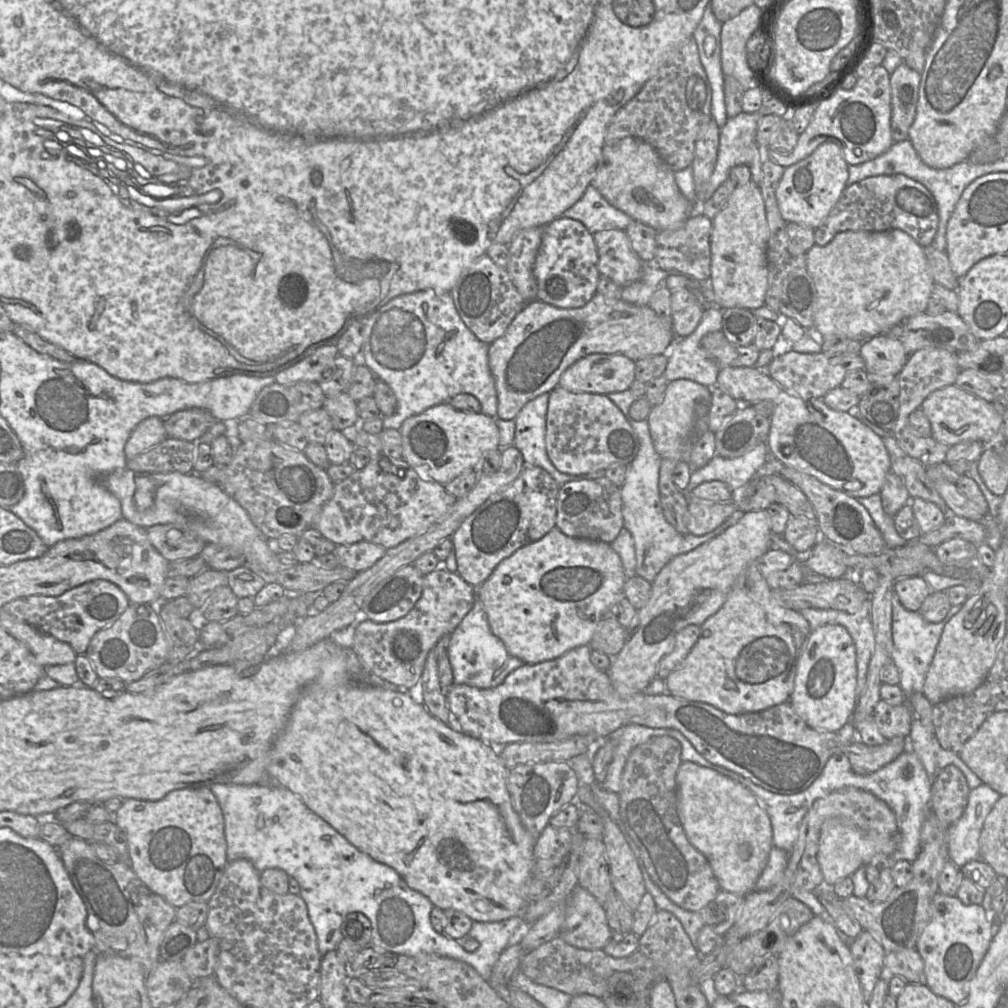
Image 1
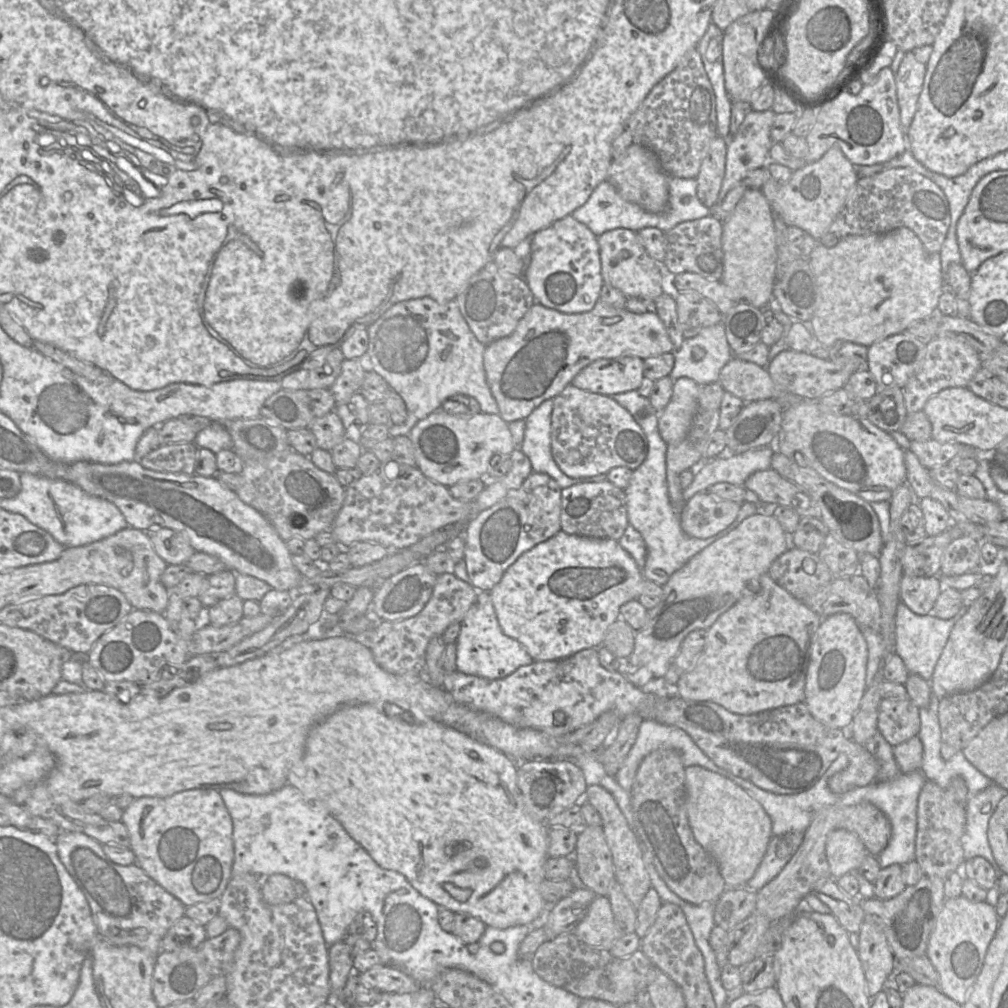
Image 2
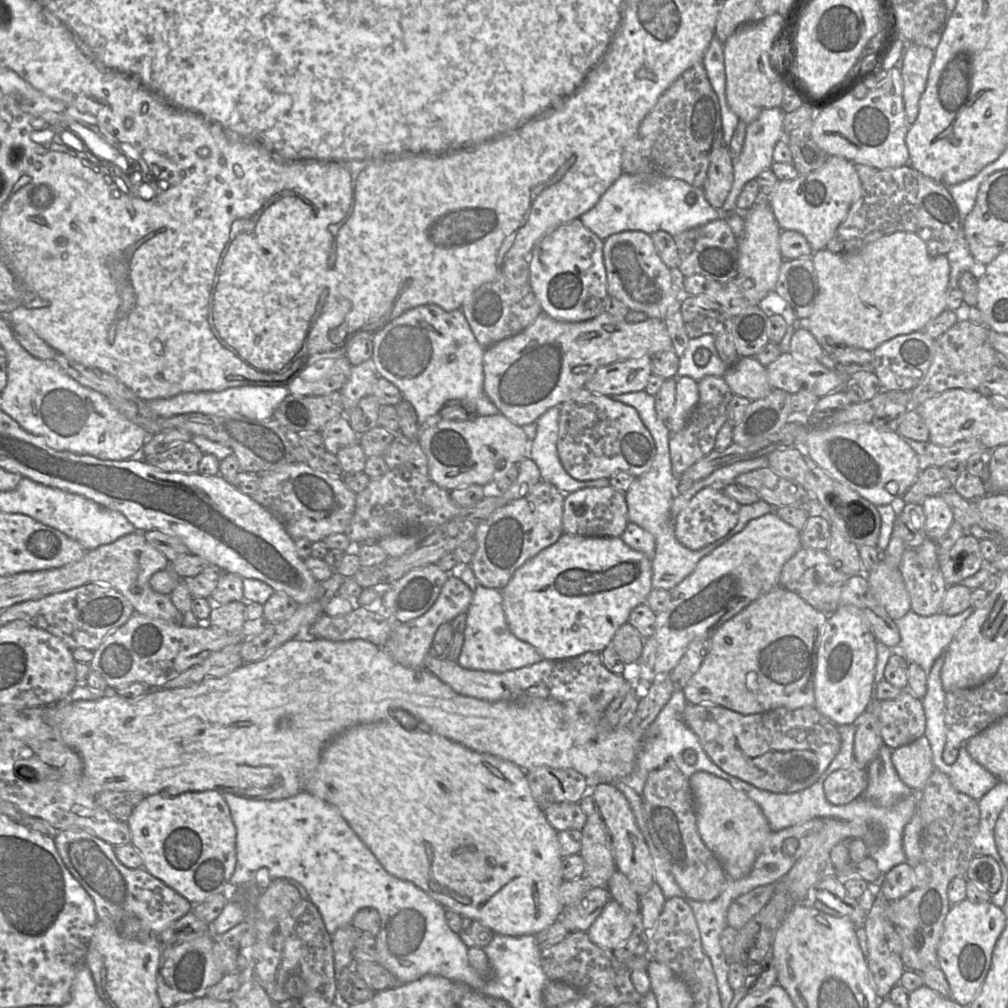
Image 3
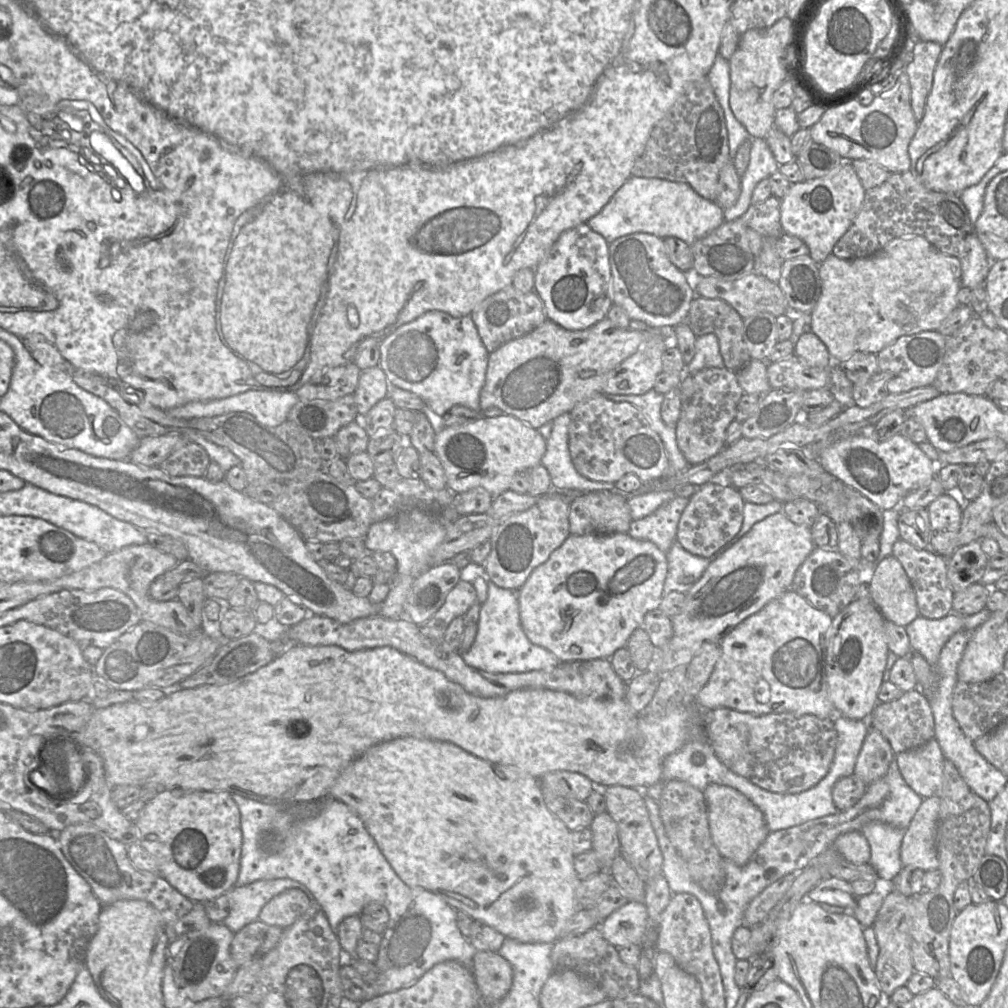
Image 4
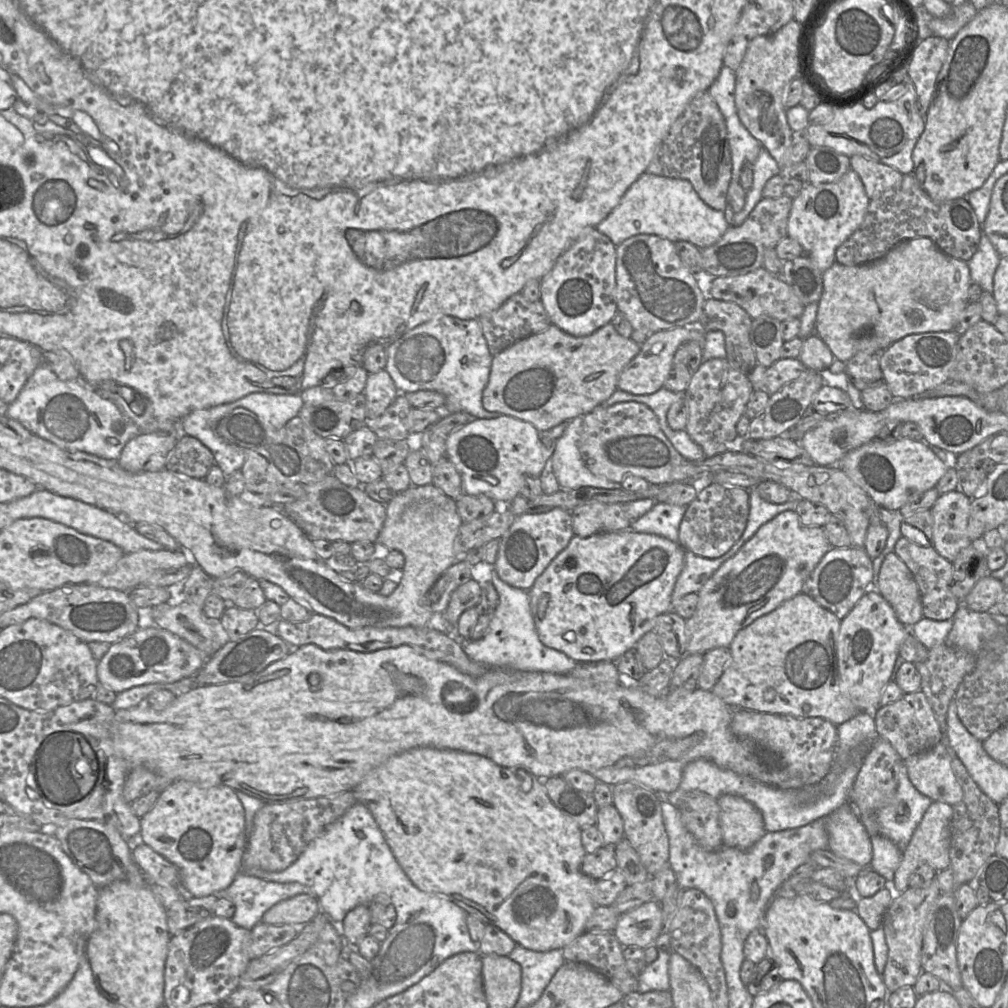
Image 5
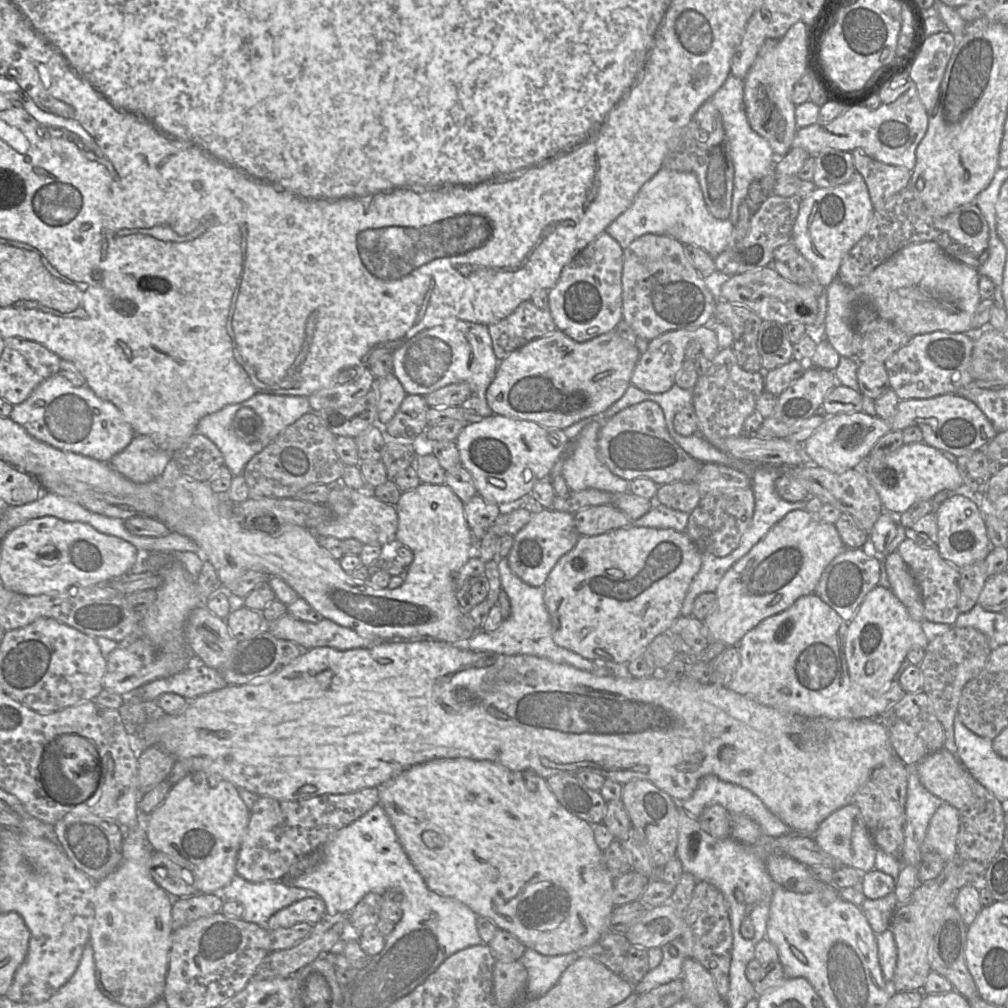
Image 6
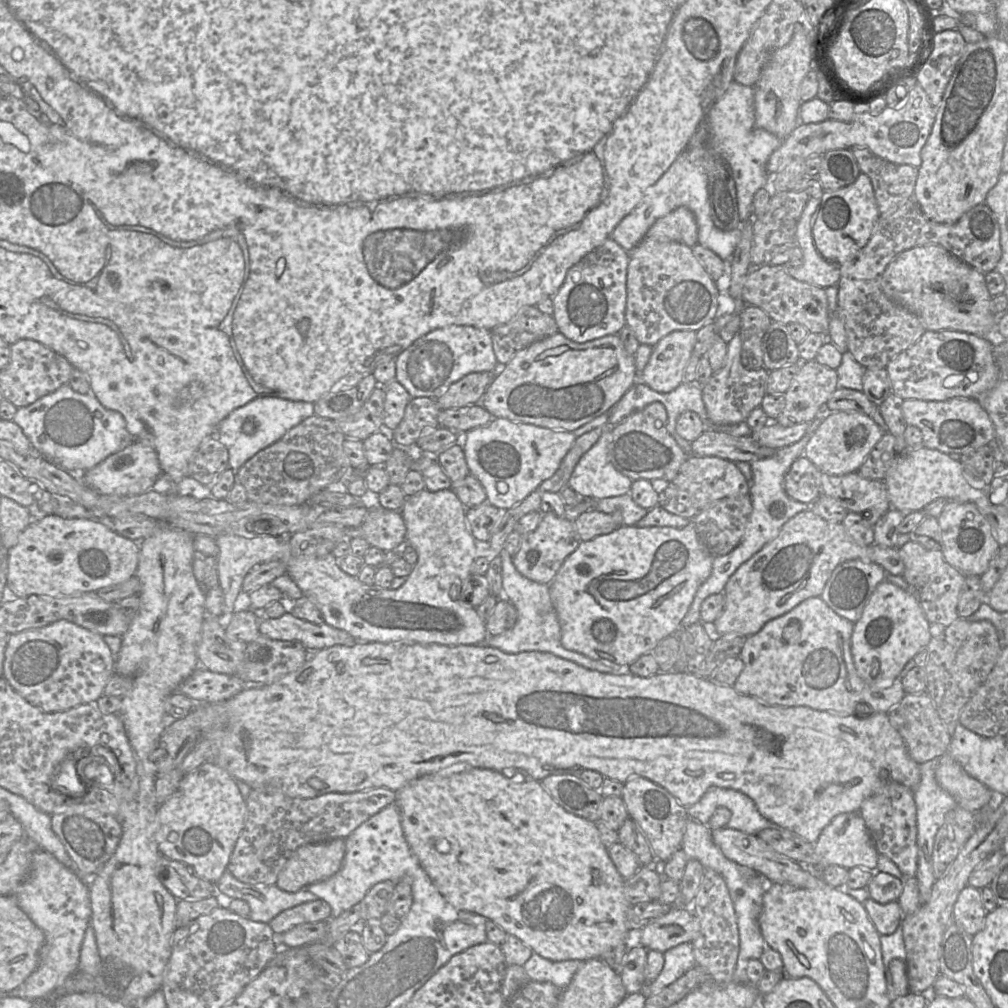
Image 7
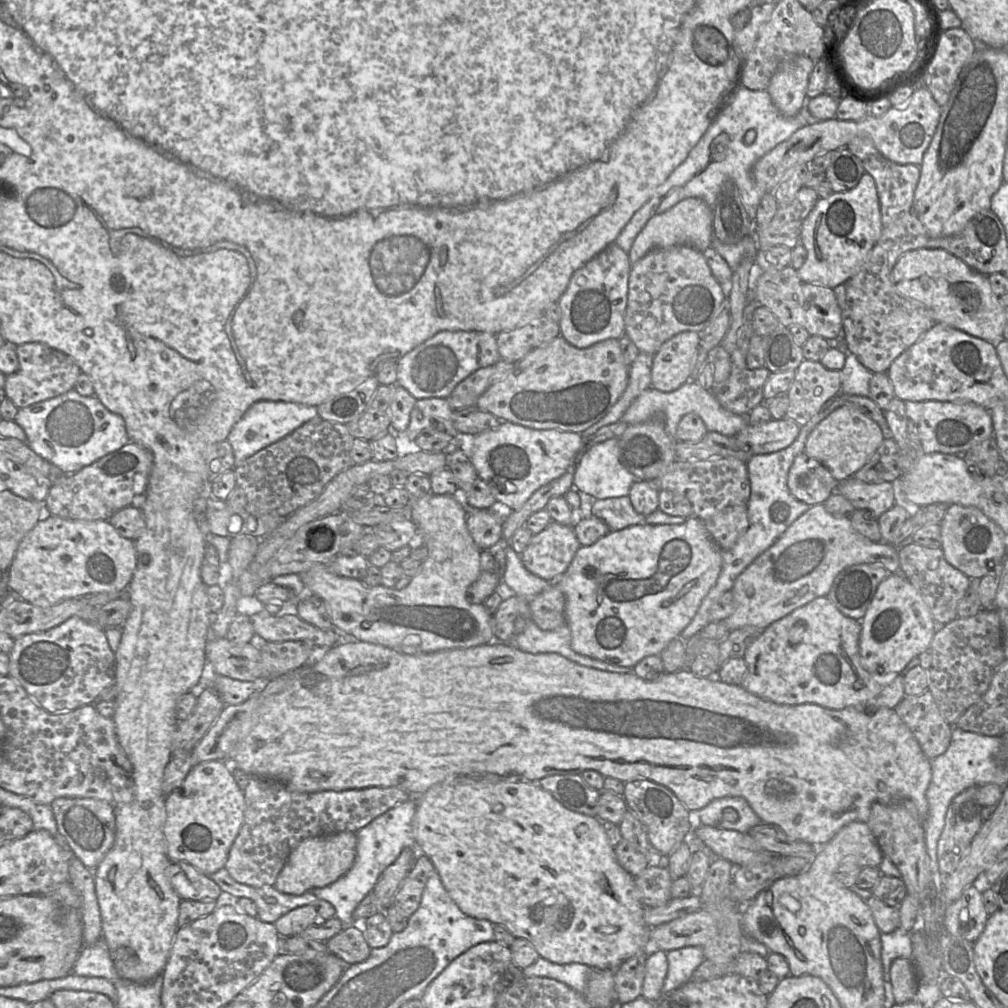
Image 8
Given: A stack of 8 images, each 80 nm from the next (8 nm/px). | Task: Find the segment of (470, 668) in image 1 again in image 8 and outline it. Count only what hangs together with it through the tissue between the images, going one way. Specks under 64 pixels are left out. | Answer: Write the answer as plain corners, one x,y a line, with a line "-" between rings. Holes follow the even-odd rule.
511,545
506,548
506,569
502,582
513,590
515,595
525,598
537,595
550,584
527,570
520,554
-
531,619
526,621
525,630
515,635
509,642
524,652
555,652
582,666
613,673
632,673
631,667
614,665
575,652
571,648
571,630
567,624
554,630
542,630

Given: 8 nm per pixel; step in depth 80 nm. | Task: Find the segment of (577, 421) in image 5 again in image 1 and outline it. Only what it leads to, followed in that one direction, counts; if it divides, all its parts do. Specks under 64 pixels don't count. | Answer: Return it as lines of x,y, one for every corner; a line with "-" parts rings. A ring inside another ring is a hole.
543,393
529,401
514,419
516,426
514,446
522,453
526,465
546,470
559,487
567,482
605,477
603,470
580,475
564,474
552,464
546,450
549,397
550,393

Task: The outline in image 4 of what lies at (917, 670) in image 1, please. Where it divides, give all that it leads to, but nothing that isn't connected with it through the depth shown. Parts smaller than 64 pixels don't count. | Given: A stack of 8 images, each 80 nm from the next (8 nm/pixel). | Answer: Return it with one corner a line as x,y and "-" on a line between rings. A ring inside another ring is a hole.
987,608
972,615
951,612
948,615
929,619
919,615
905,626
912,652
919,652
930,665
935,665
946,642
958,631
974,631
986,622
991,611

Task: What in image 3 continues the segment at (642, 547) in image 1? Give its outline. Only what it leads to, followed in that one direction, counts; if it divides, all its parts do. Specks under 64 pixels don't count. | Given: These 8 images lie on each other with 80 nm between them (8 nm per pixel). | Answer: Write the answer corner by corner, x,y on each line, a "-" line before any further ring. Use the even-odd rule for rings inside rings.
645,391
630,392
610,397
615,401
634,407
655,442
656,455
652,467
641,476
635,478
624,494
628,506
628,521
648,531
655,538
655,555
652,559
652,586
653,588
670,590
691,574
704,556
739,533
750,520
772,512
774,507
763,500
759,500
752,504
743,504
740,506
736,526
724,537
696,551
683,546
676,538
674,520
671,517
671,506
677,494
677,485
680,480
680,478
676,477
673,473
671,466
669,440
672,433
666,423
657,415
655,410
655,397

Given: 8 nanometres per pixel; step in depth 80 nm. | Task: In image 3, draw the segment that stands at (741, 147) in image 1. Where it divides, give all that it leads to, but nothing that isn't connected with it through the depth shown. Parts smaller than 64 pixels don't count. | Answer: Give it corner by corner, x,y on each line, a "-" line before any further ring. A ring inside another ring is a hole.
780,107
763,109
759,114
759,116
753,122
747,125
743,149
738,156
732,158
733,171
734,171
734,180
733,180
732,188
722,208
717,210
721,210
722,213
735,210
737,198
741,193
744,185
748,181
755,179
757,175
760,174
762,171
766,169
771,169
770,167
774,162
773,161
774,147
779,140
787,137
787,134
783,130
783,117
785,114
786,113

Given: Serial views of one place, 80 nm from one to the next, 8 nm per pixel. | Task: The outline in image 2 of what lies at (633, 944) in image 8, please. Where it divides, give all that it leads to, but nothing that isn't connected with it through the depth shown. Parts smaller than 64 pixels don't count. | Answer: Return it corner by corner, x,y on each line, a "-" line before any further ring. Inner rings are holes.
373,704
344,705
314,725
306,739
303,757
288,772
286,785
296,787
306,797
322,802
346,832
381,868
403,875
415,890
440,908
454,913
470,914
486,926
499,929
517,925
534,925
541,921
549,908
539,890
541,882
545,879
544,864
548,858
549,827
547,823
533,819
526,810
517,784
517,768
520,762
515,762
497,749
432,719
409,724
400,718
386,716
387,711
397,712
396,707
384,706
383,709
385,714

